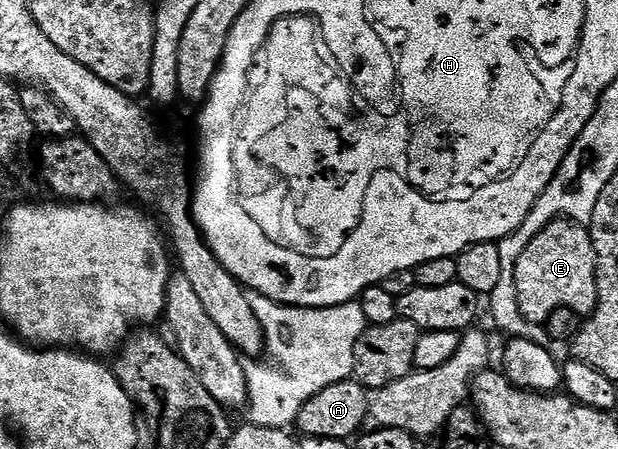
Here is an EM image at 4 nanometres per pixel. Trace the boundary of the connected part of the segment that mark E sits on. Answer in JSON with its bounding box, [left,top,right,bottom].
[515,218,599,325]

